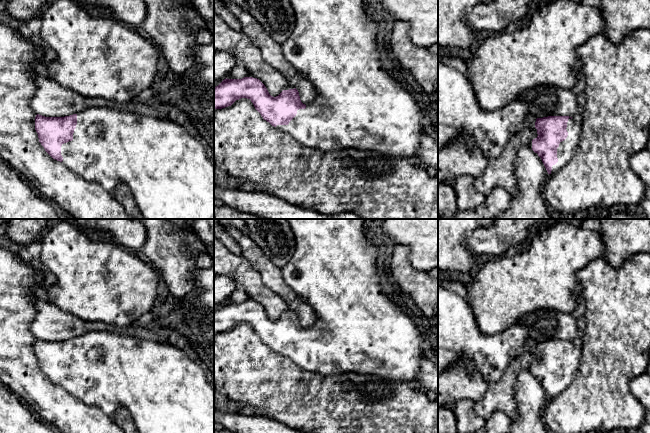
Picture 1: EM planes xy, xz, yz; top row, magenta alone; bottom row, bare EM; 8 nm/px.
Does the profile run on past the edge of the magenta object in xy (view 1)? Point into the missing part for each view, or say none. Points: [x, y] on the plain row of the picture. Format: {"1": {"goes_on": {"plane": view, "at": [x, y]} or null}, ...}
{"1": {"goes_on": {"plane": "xy", "at": [164, 390]}}}

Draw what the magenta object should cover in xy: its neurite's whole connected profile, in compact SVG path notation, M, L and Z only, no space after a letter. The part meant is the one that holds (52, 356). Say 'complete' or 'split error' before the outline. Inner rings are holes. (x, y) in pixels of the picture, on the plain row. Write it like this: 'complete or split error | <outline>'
split error | M94 331L65 341L45 341L37 338L35 354L39 366L45 375L55 384L62 386L68 393L80 399L85 404L98 407L104 414L113 418L116 411L123 407L130 413L138 433L214 433L214 382L206 371L195 363L186 352L170 343L140 339L134 336L113 334L107 331Z

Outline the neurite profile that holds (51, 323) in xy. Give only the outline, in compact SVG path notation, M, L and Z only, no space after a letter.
M38 296L30 297L30 300L34 303L37 310L36 317L30 324L30 331L36 338L45 341L65 341L89 332L107 331L113 334L123 334L167 343L166 339L148 330L146 327L138 326L135 328L131 325L119 327L102 322L90 322L63 311L56 304Z

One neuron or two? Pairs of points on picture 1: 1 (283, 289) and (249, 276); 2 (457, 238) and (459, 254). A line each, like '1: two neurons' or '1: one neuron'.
1: two neurons
2: one neuron

